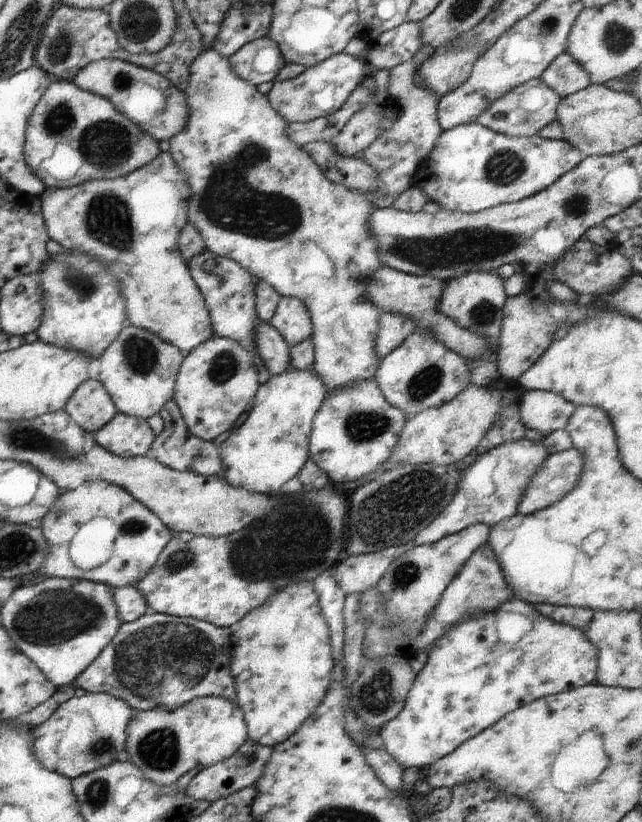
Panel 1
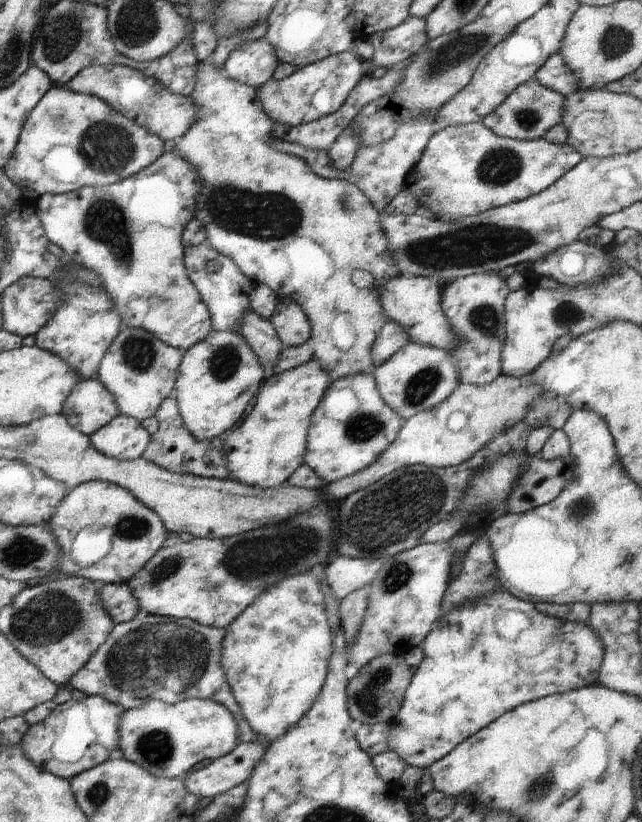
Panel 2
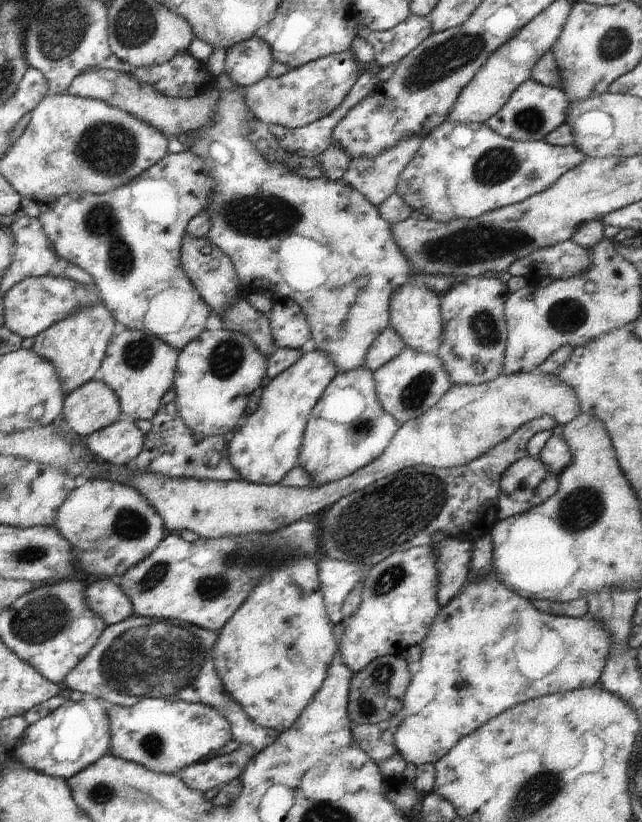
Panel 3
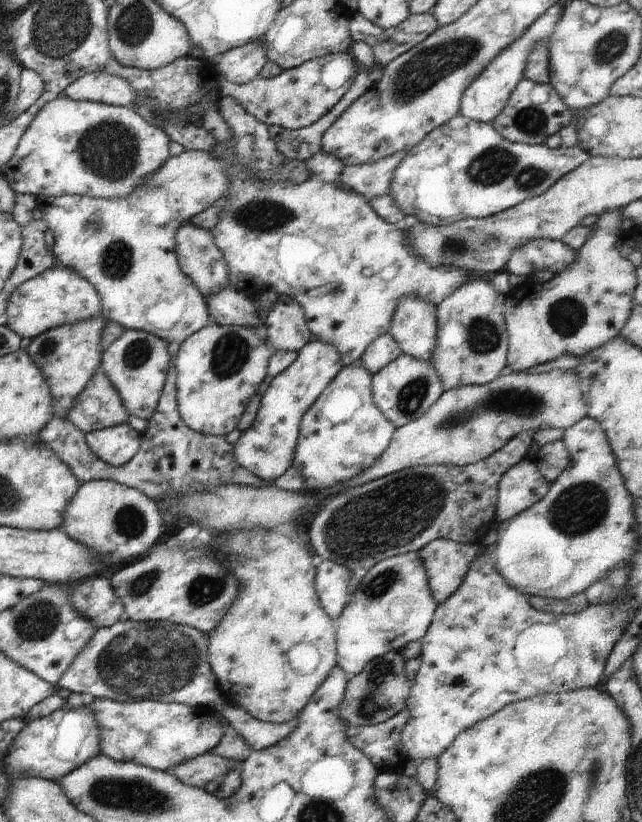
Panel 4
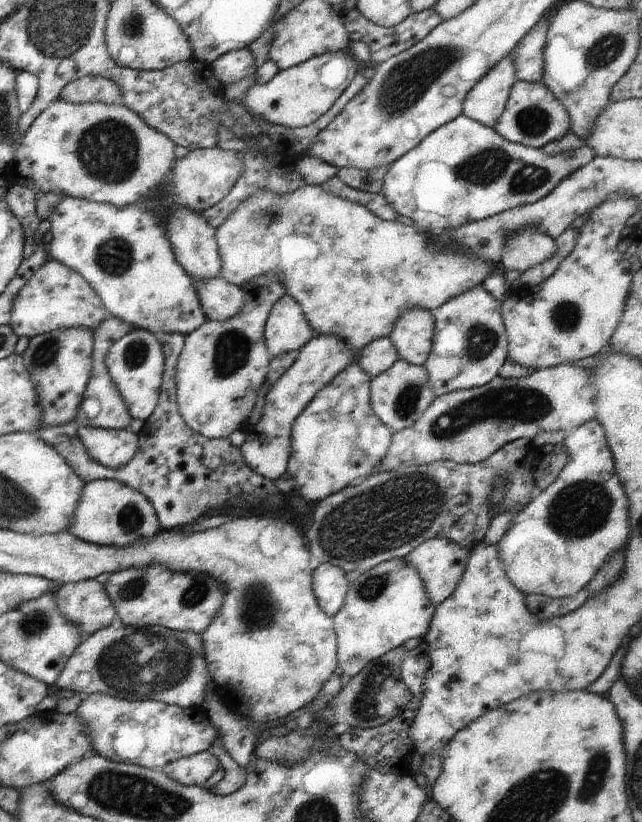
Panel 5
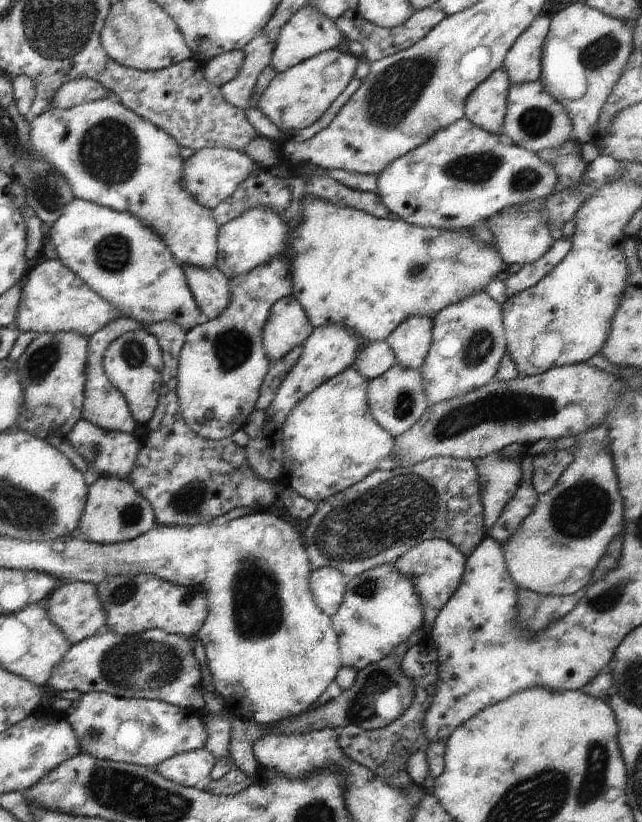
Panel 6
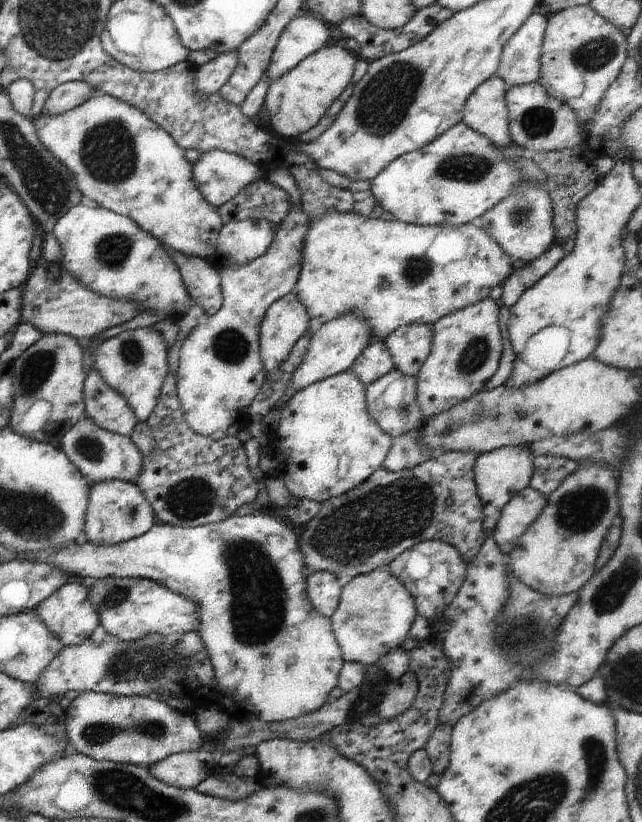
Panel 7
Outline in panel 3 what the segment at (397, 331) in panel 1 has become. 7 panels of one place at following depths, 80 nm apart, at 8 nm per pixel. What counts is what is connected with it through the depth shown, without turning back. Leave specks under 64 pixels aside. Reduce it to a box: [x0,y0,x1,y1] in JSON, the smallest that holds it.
[365,326,406,372]

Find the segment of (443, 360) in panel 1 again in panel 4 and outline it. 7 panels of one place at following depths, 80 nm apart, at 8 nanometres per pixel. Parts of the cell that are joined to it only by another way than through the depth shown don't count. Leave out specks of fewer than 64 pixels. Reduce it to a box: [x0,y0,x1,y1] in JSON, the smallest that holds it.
[373,354,443,428]

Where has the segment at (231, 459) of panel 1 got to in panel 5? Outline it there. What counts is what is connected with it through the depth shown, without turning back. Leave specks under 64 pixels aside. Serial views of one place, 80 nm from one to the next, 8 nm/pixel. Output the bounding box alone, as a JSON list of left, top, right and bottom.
[239,334,356,480]

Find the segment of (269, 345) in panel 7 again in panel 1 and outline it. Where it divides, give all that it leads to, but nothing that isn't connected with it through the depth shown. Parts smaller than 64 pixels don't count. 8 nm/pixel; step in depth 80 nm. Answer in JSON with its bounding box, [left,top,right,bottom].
[271,295,313,345]

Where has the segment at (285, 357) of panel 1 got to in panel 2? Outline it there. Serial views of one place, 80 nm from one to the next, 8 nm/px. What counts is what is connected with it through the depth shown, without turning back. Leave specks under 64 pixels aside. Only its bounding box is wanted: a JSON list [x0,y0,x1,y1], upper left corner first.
[237,311,287,382]

